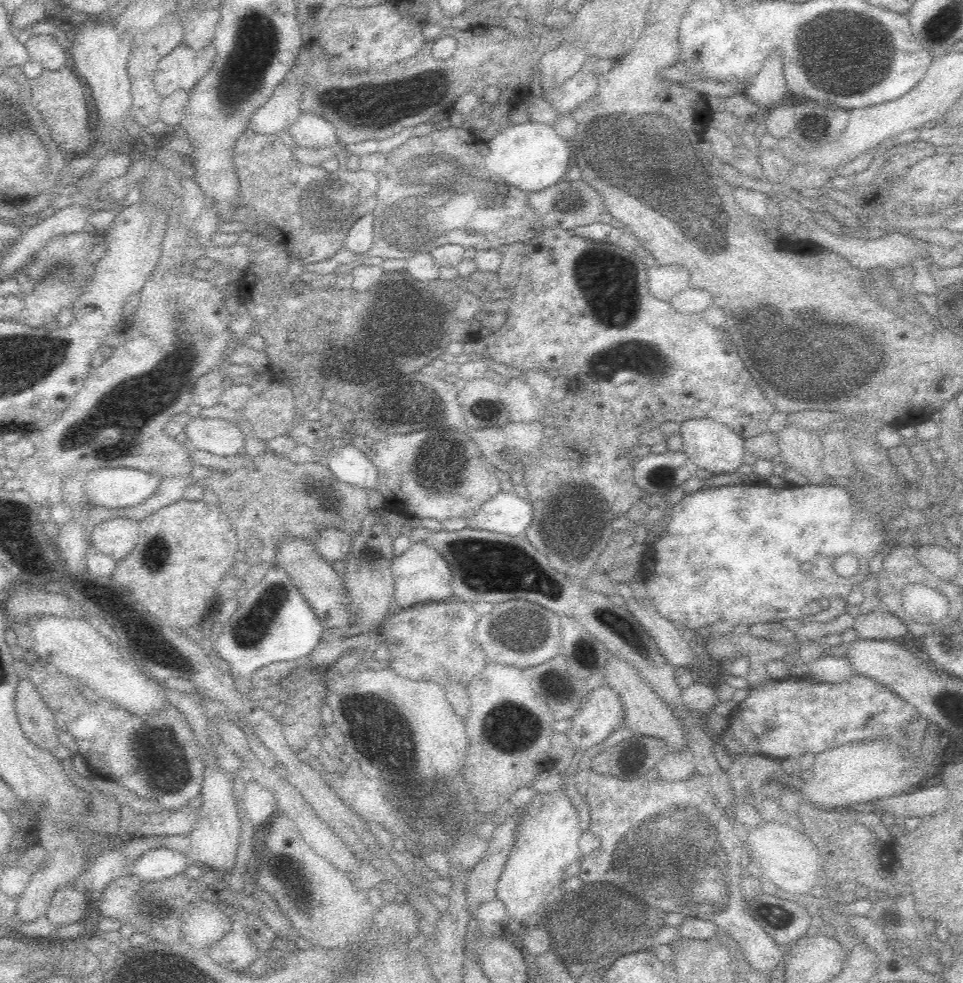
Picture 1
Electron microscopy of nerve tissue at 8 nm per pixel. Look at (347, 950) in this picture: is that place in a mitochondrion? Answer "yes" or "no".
no

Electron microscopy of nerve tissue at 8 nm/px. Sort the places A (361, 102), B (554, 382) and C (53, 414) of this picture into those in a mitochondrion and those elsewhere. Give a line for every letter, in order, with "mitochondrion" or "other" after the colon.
A: mitochondrion
B: other
C: other

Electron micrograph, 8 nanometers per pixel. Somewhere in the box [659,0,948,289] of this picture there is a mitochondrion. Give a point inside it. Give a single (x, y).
(864, 58)

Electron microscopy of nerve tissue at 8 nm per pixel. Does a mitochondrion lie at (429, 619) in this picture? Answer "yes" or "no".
no

